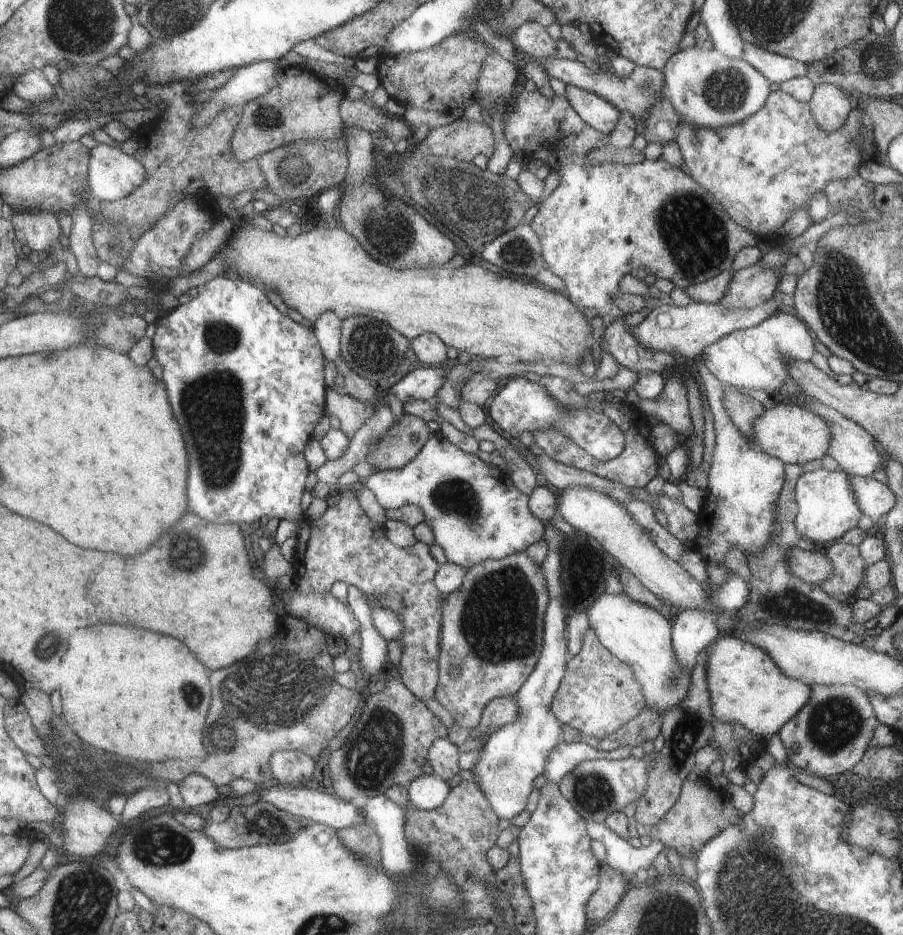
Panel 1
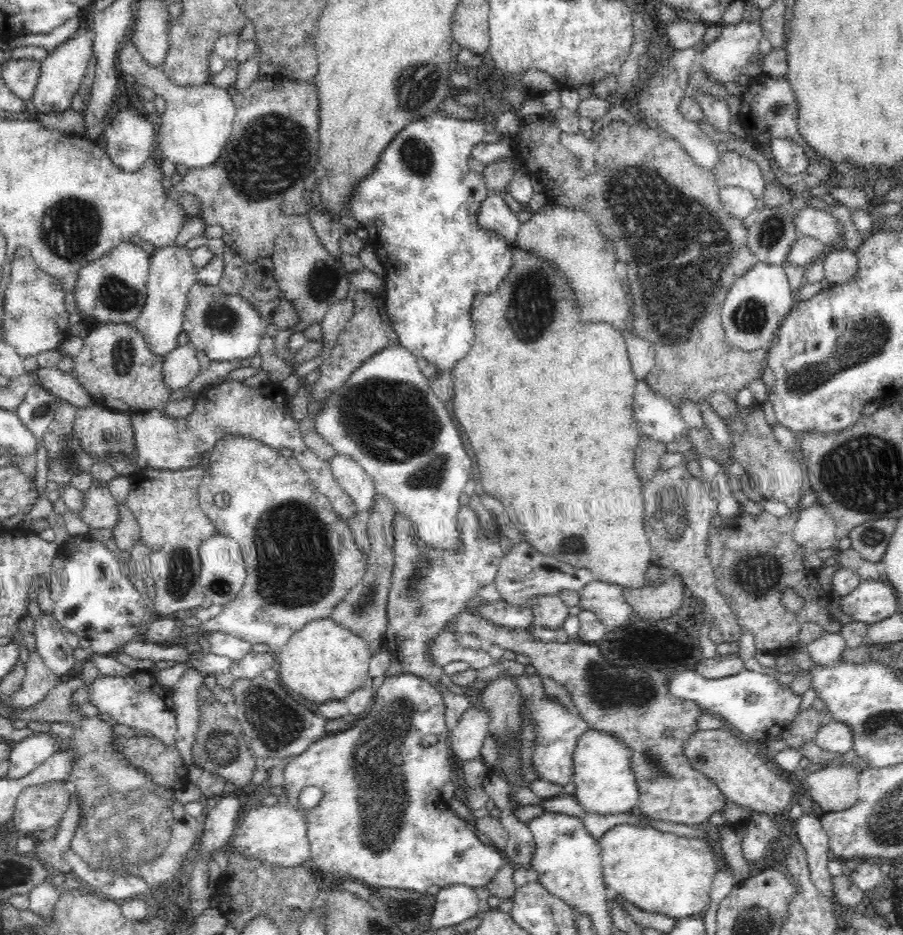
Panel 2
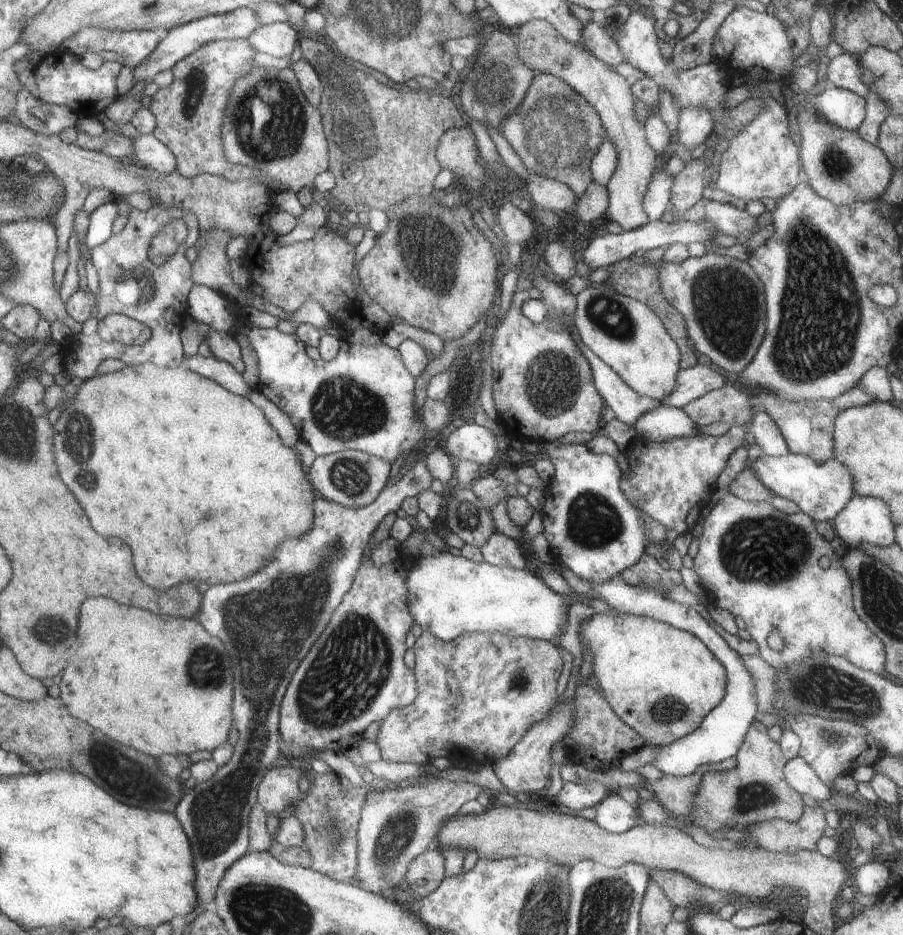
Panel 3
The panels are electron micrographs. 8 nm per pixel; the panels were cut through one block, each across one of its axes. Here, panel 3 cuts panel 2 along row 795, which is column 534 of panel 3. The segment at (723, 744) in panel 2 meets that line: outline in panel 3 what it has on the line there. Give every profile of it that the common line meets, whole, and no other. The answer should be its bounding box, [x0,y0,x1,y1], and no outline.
[491,700,575,792]

